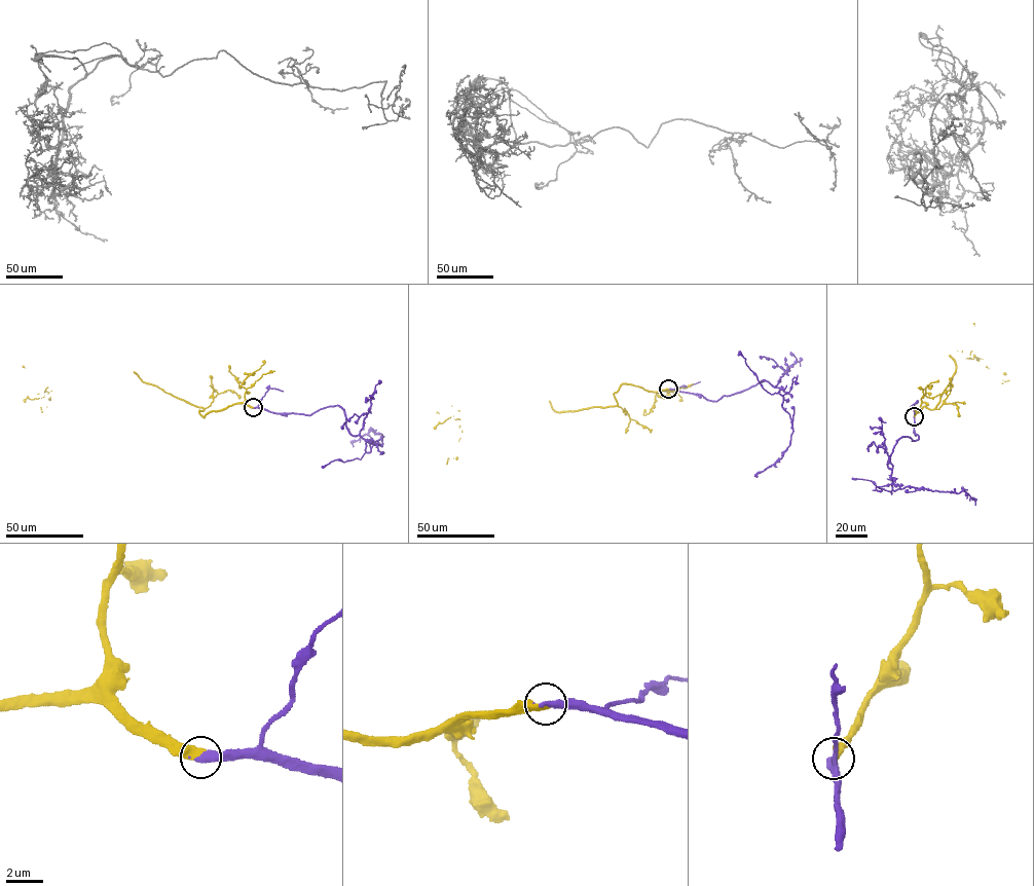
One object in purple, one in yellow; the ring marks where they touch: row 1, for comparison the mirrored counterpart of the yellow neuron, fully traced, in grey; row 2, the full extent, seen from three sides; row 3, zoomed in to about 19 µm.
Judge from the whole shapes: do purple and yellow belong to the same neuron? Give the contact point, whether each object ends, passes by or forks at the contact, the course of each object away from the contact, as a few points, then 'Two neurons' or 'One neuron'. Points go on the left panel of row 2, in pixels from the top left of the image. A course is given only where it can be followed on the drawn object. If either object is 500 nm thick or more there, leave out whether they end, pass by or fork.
Place: (253, 407). At the ring purple ends. At the ring yellow ends. Course of purple: (253, 407), (308, 415), (340, 406), (348, 431), (366, 441), (365, 451), (383, 437), (371, 431), (353, 447). Course of yellow: (253, 407), (234, 403), (204, 417), (198, 411), (201, 407), (144, 383), (133, 372), (25, 402). One neuron

